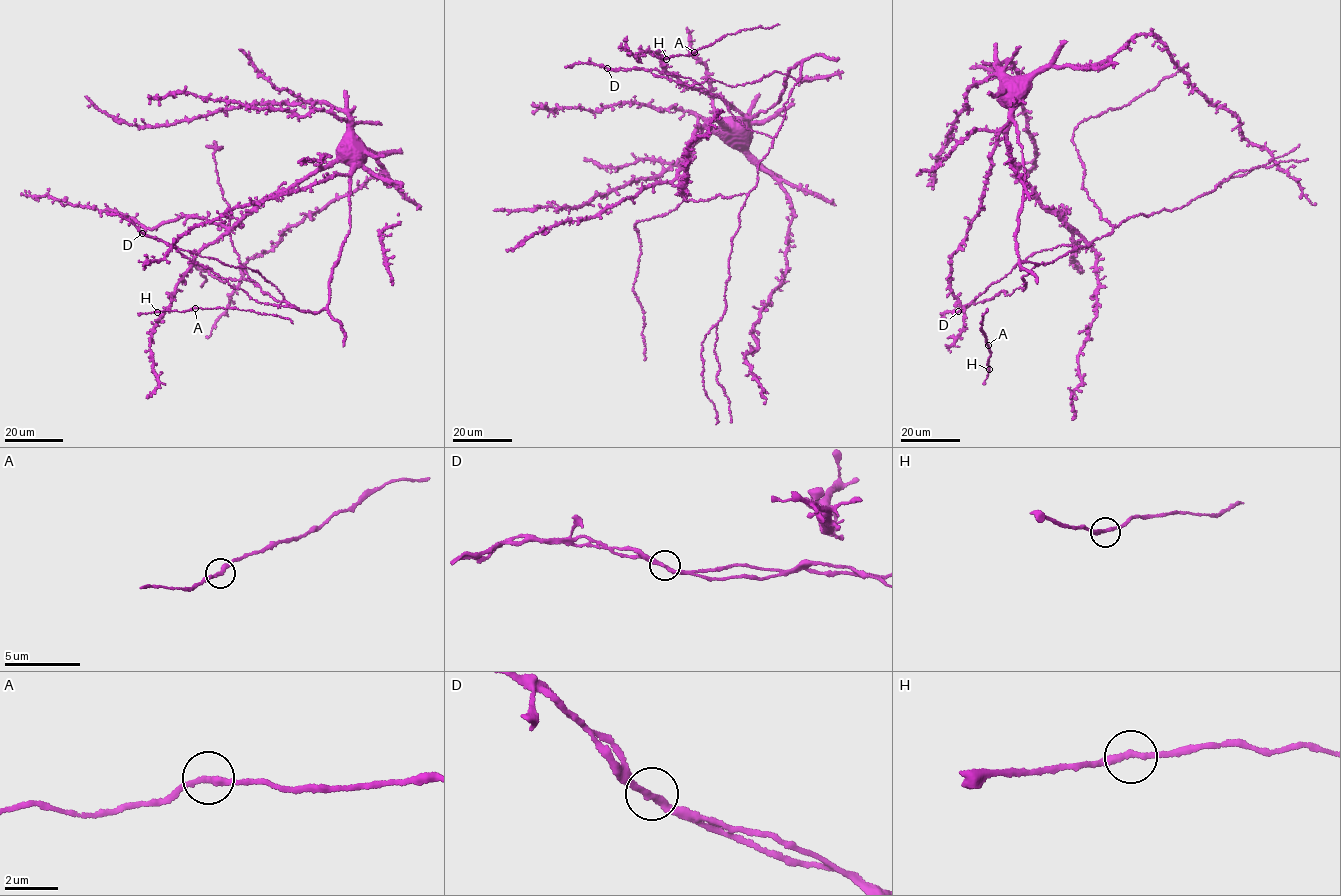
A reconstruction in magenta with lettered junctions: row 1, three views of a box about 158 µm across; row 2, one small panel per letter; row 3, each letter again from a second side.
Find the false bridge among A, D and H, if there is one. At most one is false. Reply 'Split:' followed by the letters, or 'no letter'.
Split: no letter

